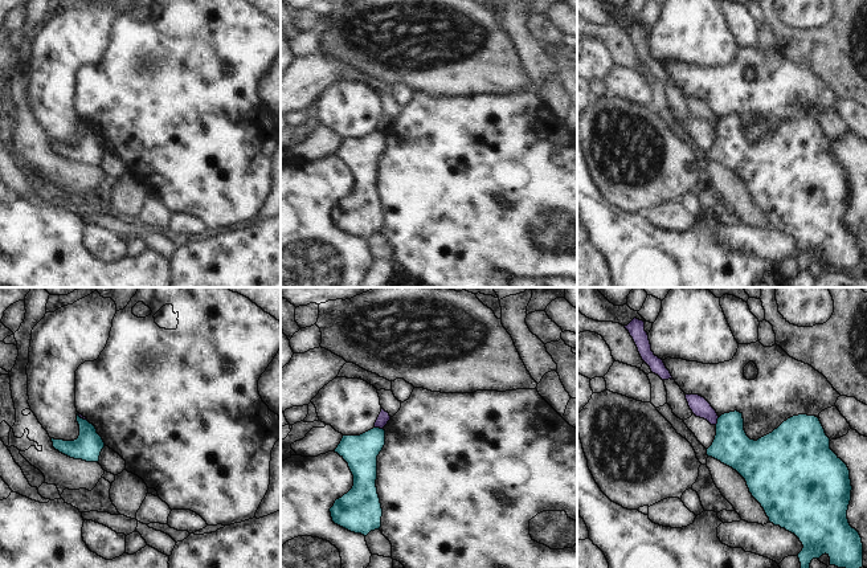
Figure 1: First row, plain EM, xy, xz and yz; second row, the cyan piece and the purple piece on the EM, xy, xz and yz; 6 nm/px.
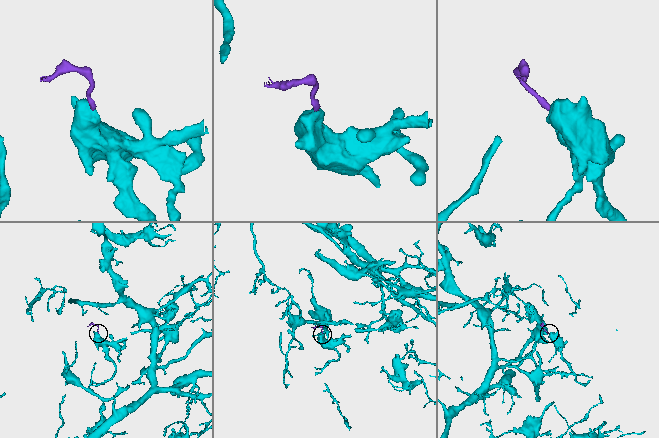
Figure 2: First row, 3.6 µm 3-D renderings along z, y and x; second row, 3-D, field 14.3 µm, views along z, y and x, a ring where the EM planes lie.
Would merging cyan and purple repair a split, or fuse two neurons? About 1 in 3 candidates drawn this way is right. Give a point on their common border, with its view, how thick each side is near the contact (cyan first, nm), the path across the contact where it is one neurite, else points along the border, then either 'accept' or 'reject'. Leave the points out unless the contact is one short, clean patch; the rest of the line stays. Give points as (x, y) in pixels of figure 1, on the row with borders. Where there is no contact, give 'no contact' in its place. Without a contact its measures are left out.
xz (379, 428) | 200/70 nm | along xz (375, 426), (383, 429) | reject

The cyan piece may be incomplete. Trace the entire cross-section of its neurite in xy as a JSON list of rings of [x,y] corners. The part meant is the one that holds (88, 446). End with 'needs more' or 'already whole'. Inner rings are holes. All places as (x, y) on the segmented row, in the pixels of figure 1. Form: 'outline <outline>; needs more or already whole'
outline [[[77,413],[77,422],[79,425],[79,436],[74,441],[64,441],[52,438],[53,448],[60,453],[86,462],[98,462],[105,442],[97,433],[97,429],[87,420],[83,420]]]; already whole

